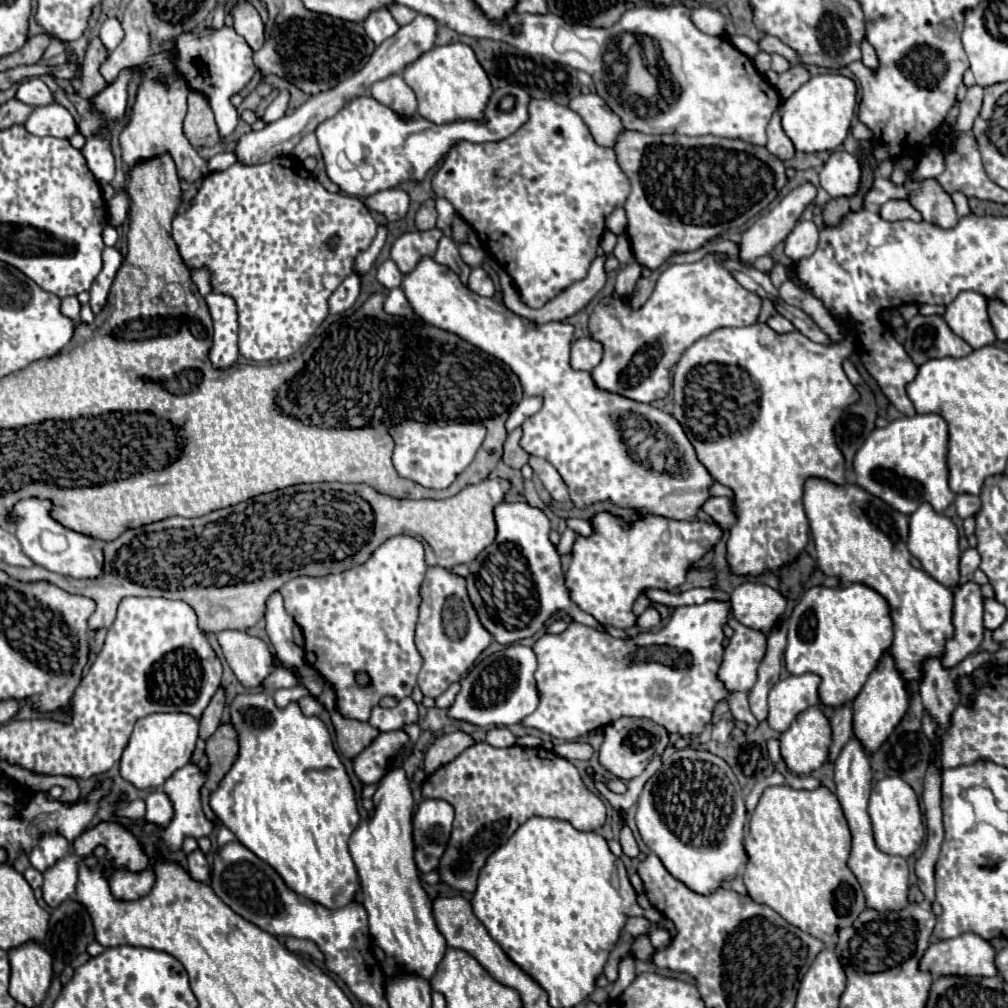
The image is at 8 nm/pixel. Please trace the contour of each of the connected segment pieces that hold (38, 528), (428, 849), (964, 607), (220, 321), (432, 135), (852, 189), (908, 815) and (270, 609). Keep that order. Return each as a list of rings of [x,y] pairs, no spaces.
[[[25,498],[13,506],[13,516],[17,518],[17,540],[21,542],[21,550],[29,556],[37,566],[43,566],[51,572],[71,576],[71,578],[97,578],[103,570],[103,552],[97,540],[73,532],[61,526],[57,520],[51,518],[51,500],[41,498]]]
[[[423,800],[413,816],[415,864],[419,872],[437,868],[453,824],[453,808],[443,800]]]
[[[975,582],[955,588],[953,626],[955,632],[945,642],[945,654],[941,658],[943,668],[957,666],[965,656],[973,654],[983,640],[983,596]]]
[[[209,294],[205,296],[209,312],[215,322],[213,346],[209,350],[209,360],[215,368],[229,368],[237,362],[237,306],[229,294]]]
[[[509,84],[505,88],[497,88],[491,94],[483,120],[455,120],[439,126],[421,116],[405,118],[371,96],[359,96],[347,102],[333,118],[321,122],[315,130],[315,136],[325,160],[327,176],[347,196],[367,198],[379,190],[395,188],[401,182],[421,182],[425,174],[463,140],[481,144],[509,138],[527,122],[527,106],[527,92]]]
[[[839,150],[825,162],[819,178],[821,186],[831,194],[831,198],[853,196],[861,186],[861,164],[857,156]]]
[[[883,778],[875,784],[871,798],[869,798],[869,816],[873,822],[875,842],[881,852],[895,854],[901,858],[909,858],[917,852],[925,838],[925,826],[923,816],[919,810],[919,800],[913,792],[913,788],[907,782],[901,782],[901,778]]]
[[[275,592],[267,600],[265,620],[267,620],[269,640],[273,644],[275,656],[281,662],[281,666],[287,668],[287,670],[295,670],[295,668],[301,668],[301,666],[309,666],[305,662],[303,648],[299,648],[295,644],[295,640],[293,640],[293,632],[291,630],[295,626],[295,620],[287,614],[287,610],[283,606],[283,598],[281,598],[279,592]]]

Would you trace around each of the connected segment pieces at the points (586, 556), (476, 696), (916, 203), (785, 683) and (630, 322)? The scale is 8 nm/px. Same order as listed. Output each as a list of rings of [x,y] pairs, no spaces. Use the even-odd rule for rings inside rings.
[[[603,512],[593,518],[593,536],[577,536],[573,558],[565,574],[571,600],[601,624],[615,628],[631,628],[635,614],[631,610],[635,598],[647,588],[673,590],[683,584],[687,570],[721,538],[721,528],[707,522],[671,522],[661,516],[645,516],[627,522],[625,530],[615,516]],[[671,524],[679,524],[679,534],[671,534]]]
[[[511,644],[501,652],[481,660],[459,684],[461,690],[449,706],[447,716],[451,720],[463,720],[481,728],[487,726],[511,726],[521,722],[527,714],[537,708],[539,696],[535,688],[535,654],[529,646]]]
[[[907,180],[905,186],[911,190],[911,206],[923,214],[925,222],[941,228],[953,228],[959,218],[951,196],[937,184],[937,180],[925,180],[921,184]]]
[[[817,674],[789,676],[785,680],[779,680],[769,692],[769,726],[773,730],[785,732],[797,714],[811,706],[817,706],[819,682],[821,678]]]
[[[705,254],[699,262],[693,264],[671,264],[665,272],[661,272],[653,294],[641,308],[633,310],[629,296],[625,298],[605,296],[593,308],[589,316],[589,332],[595,340],[603,344],[605,352],[603,360],[593,368],[591,376],[599,388],[619,392],[637,402],[653,402],[665,398],[667,392],[671,390],[671,368],[677,364],[687,346],[723,326],[755,324],[759,310],[761,298],[755,292],[745,290],[733,278],[733,274],[719,260],[715,260],[715,254]]]

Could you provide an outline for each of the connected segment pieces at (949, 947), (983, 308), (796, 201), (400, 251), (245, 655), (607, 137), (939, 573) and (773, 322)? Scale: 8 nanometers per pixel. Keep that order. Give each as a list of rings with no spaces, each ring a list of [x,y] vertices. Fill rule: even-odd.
[[[973,932],[951,940],[939,940],[927,948],[921,960],[921,970],[929,970],[935,978],[941,974],[997,976],[995,948],[989,940]]]
[[[961,292],[945,306],[943,318],[947,326],[973,348],[995,342],[995,332],[987,316],[987,300],[979,292]]]
[[[805,182],[791,190],[771,212],[761,216],[749,230],[743,232],[741,240],[741,262],[753,264],[755,258],[769,254],[781,240],[787,238],[789,230],[799,222],[803,210],[817,198],[817,188]]]
[[[437,228],[425,230],[425,232],[419,232],[419,230],[407,232],[395,240],[391,248],[391,260],[395,260],[395,264],[403,274],[409,274],[411,270],[415,270],[421,258],[435,254],[437,242],[441,236],[443,234]]]
[[[239,630],[219,632],[217,638],[227,664],[243,686],[255,688],[275,670],[273,654],[265,640]]]
[[[595,92],[579,94],[569,102],[569,108],[583,118],[597,144],[609,148],[615,144],[617,134],[623,130],[621,118],[617,118],[617,114]]]
[[[923,502],[911,516],[909,516],[909,552],[921,562],[921,568],[941,582],[947,588],[957,586],[959,582],[959,532],[951,518],[945,514],[935,512],[927,502]]]
[[[771,316],[769,320],[767,320],[767,324],[775,330],[775,332],[779,332],[779,334],[785,334],[785,332],[793,332],[795,330],[795,326],[787,320],[787,318],[783,318],[783,316]]]

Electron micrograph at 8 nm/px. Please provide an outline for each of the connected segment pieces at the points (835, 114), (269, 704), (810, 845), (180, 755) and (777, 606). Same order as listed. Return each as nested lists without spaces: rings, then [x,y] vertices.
[[[817,74],[805,82],[791,98],[781,106],[783,130],[799,152],[835,150],[849,134],[849,126],[855,114],[857,88],[855,82],[841,74]]]
[[[247,692],[237,694],[229,704],[229,722],[237,732],[237,760],[211,792],[211,808],[217,818],[235,834],[235,838],[271,864],[287,886],[327,908],[349,904],[359,888],[357,868],[349,856],[347,840],[359,824],[359,812],[349,776],[333,748],[329,730],[317,716],[305,716],[297,702],[279,708],[273,694]]]
[[[767,786],[759,798],[759,804],[749,820],[749,836],[745,838],[745,886],[755,902],[771,906],[789,924],[801,928],[803,932],[823,940],[825,944],[837,942],[839,928],[851,926],[857,916],[865,910],[865,896],[847,866],[851,852],[851,832],[837,796],[827,788],[819,786],[815,790],[795,790],[791,786]]]
[[[149,714],[139,718],[119,760],[121,778],[141,790],[159,788],[175,770],[189,764],[197,742],[197,722],[189,714]]]
[[[743,582],[731,592],[735,618],[763,634],[769,634],[785,612],[785,598],[767,584]]]

